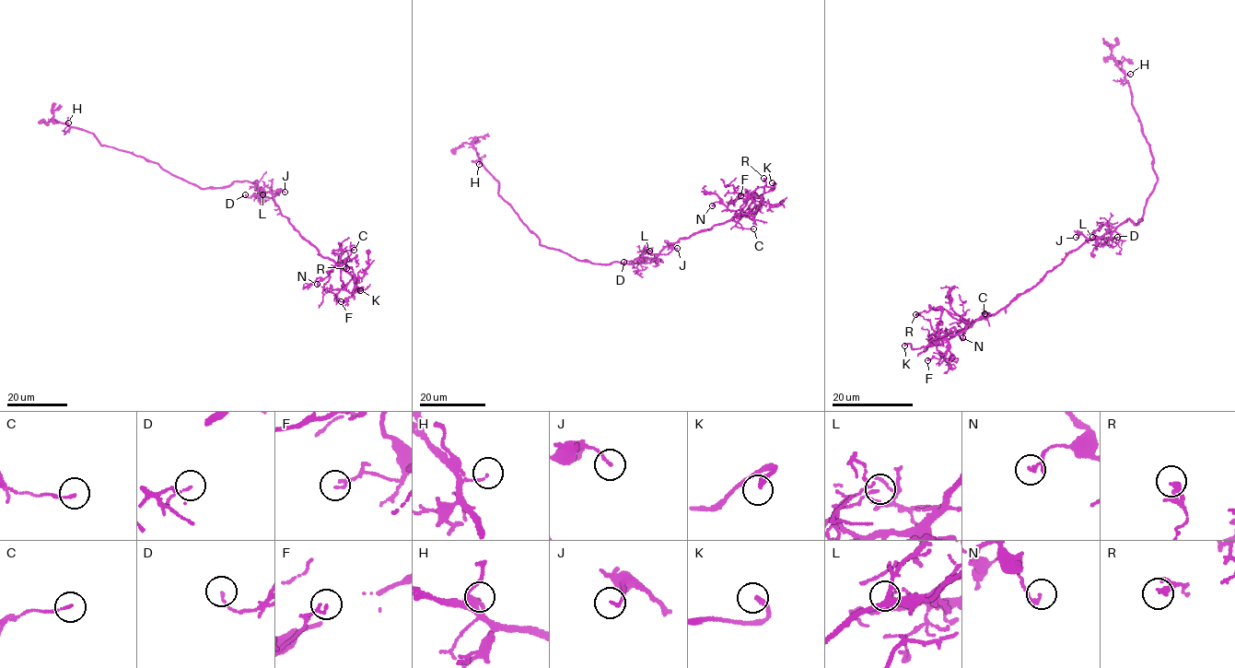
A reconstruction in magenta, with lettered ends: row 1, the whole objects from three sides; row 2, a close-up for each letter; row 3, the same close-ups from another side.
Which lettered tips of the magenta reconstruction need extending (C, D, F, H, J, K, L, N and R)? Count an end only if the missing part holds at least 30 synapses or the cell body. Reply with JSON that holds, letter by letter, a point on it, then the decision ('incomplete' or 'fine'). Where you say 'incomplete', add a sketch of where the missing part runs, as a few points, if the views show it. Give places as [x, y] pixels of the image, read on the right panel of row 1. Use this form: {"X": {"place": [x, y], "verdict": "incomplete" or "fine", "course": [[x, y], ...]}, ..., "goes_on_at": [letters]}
{"C": {"place": [984, 313], "verdict": "fine"}, "D": {"place": [1117, 237], "verdict": "fine"}, "F": {"place": [927, 360], "verdict": "fine"}, "H": {"place": [1130, 74], "verdict": "fine"}, "J": {"place": [1076, 237], "verdict": "fine"}, "K": {"place": [904, 345], "verdict": "incomplete", "course": [[904, 345], [895, 355], [897, 359], [889, 371], [870, 382], [886, 395], [889, 393]]}, "L": {"place": [1092, 237], "verdict": "fine"}, "N": {"place": [962, 337], "verdict": "fine"}, "R": {"place": [915, 314], "verdict": "fine"}, "goes_on_at": ["K"]}

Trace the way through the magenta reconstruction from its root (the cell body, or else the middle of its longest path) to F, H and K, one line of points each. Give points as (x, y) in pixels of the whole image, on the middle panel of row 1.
F: (623, 263), (639, 263), (654, 258), (669, 243), (737, 216), (746, 198), (733, 202), (740, 195)
H: (623, 263), (579, 261), (541, 245), (499, 195), (497, 181), (481, 162), (479, 164)
K: (623, 263), (654, 258), (669, 243), (730, 220), (739, 215), (751, 193), (759, 187), (773, 187), (772, 182)

